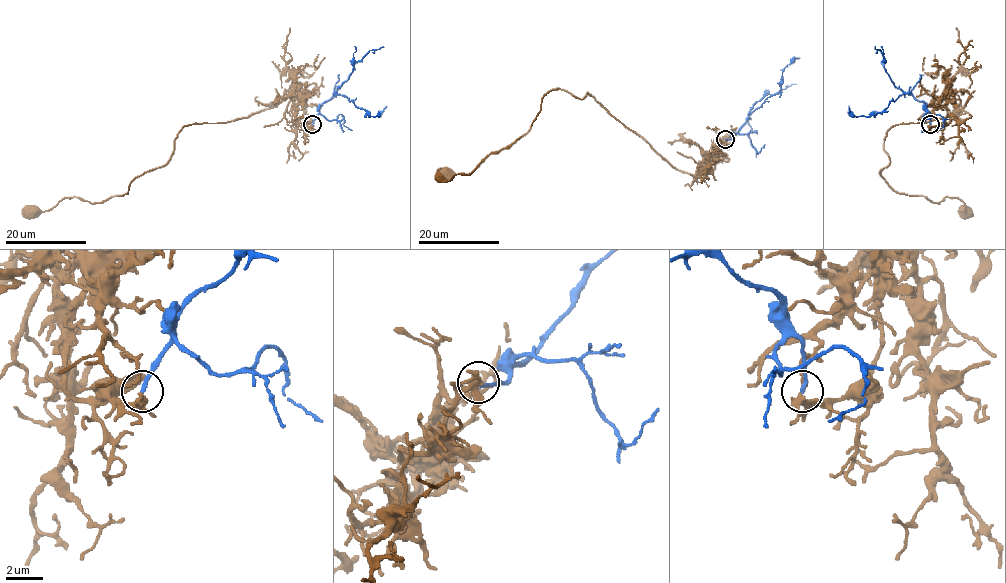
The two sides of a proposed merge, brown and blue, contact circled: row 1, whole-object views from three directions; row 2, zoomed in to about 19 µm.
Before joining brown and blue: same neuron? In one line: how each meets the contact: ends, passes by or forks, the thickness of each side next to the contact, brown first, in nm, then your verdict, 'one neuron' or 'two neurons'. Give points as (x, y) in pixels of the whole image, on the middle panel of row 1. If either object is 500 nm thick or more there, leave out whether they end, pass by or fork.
brown forks | blue ends | 200/220 nm | two neurons

